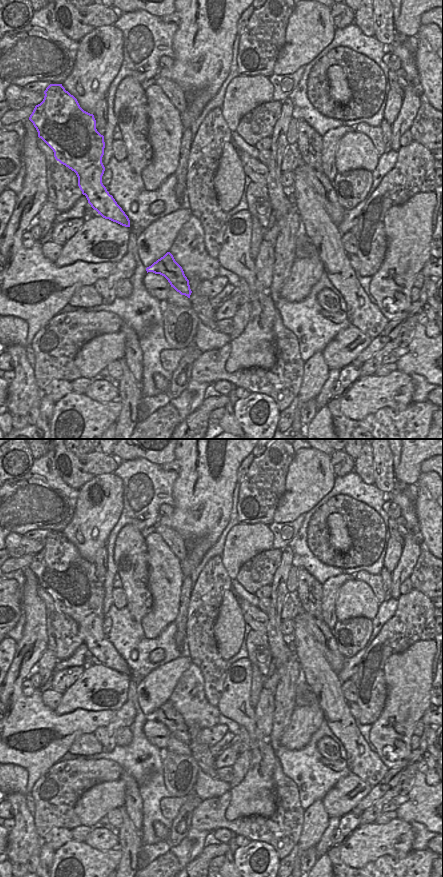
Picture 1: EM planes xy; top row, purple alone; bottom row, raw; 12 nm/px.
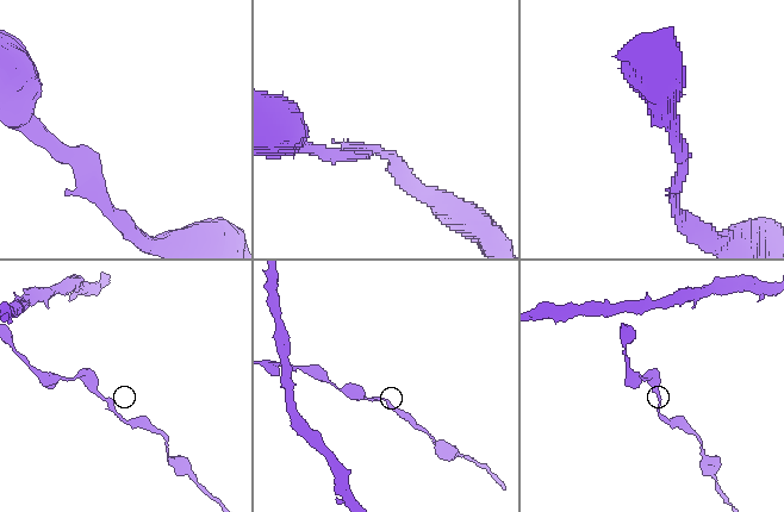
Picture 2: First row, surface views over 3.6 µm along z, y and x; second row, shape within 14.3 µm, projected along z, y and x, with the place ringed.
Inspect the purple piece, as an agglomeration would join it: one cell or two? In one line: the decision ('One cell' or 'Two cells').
One cell.

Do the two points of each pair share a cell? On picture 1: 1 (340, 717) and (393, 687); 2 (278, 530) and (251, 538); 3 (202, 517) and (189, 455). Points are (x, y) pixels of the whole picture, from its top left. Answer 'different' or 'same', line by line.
1: different
2: different
3: same

